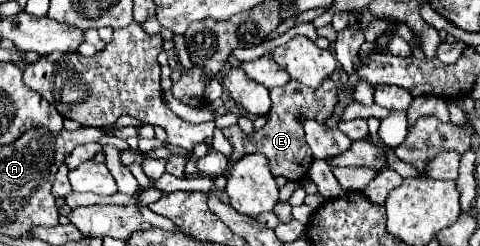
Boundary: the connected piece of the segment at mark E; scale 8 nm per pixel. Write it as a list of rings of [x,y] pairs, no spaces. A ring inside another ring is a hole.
[[[325,79],[319,87],[307,87],[299,81],[289,81],[287,85],[283,87],[273,87],[269,89],[271,97],[273,97],[273,109],[271,109],[271,115],[267,119],[267,125],[259,131],[251,131],[251,133],[245,133],[241,131],[237,125],[233,127],[225,127],[223,129],[223,135],[227,137],[227,141],[231,143],[233,147],[233,153],[227,157],[229,159],[229,165],[225,169],[225,177],[229,177],[233,165],[249,155],[249,153],[263,153],[267,159],[269,159],[269,169],[271,173],[277,177],[285,177],[289,181],[299,181],[301,177],[305,177],[305,173],[309,171],[309,165],[313,161],[313,155],[309,146],[303,141],[303,123],[301,119],[315,119],[315,121],[327,121],[331,119],[333,115],[333,109],[337,105],[337,89],[331,89],[331,79]]]

